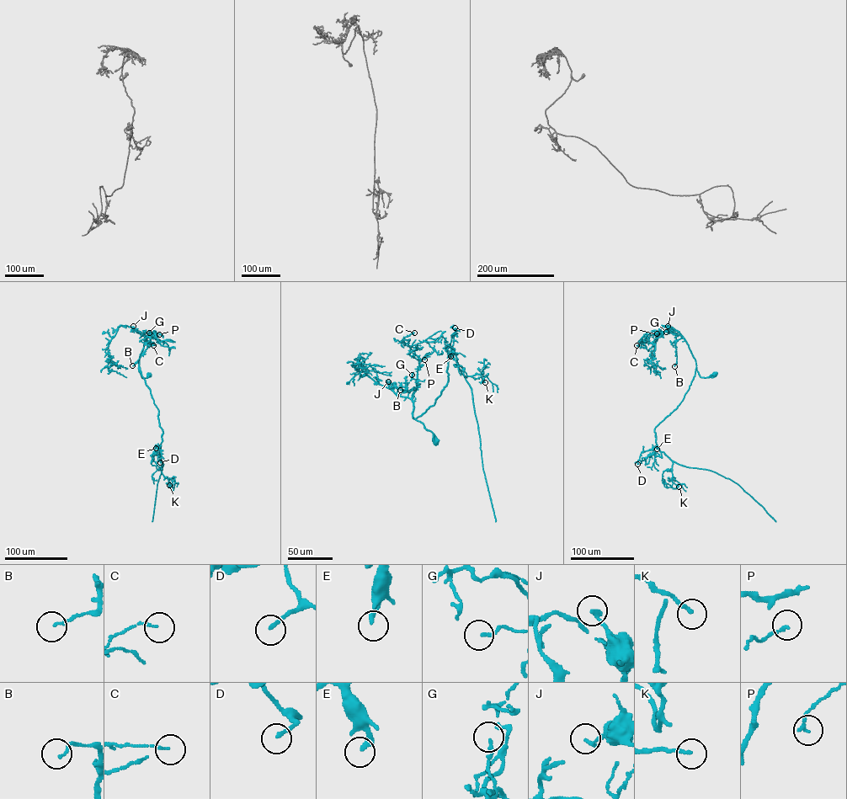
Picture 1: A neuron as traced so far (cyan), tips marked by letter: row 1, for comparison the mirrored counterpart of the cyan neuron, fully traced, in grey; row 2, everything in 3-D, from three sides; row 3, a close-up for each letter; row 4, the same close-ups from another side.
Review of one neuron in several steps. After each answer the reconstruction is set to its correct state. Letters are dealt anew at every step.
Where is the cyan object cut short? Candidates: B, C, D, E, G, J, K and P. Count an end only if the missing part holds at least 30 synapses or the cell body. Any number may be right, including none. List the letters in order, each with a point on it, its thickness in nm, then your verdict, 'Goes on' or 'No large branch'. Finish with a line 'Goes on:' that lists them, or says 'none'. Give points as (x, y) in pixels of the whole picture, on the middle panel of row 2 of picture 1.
B: Place: (400, 390). Thickness 130 nm. No large branch
C: Place: (414, 332). Thickness 110 nm. No large branch
D: Place: (455, 327). Thickness 170 nm. No large branch
E: Place: (450, 356). Thickness 240 nm. No large branch
G: Place: (412, 375). Thickness 140 nm. No large branch
J: Place: (388, 381). Thickness 190 nm. No large branch
K: Place: (485, 382). Thickness 180 nm. No large branch
P: Place: (424, 359). Thickness 160 nm. No large branch
Goes on: none

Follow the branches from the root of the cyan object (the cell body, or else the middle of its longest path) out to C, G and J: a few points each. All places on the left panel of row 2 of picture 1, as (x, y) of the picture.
C: (149, 374), (142, 378), (138, 367), (145, 337), (152, 331), (156, 332), (151, 332), (146, 343), (153, 345)
G: (149, 374), (147, 377), (142, 378), (138, 368), (145, 337), (149, 332)
J: (149, 374), (143, 378), (139, 371), (139, 357), (145, 338), (133, 326)

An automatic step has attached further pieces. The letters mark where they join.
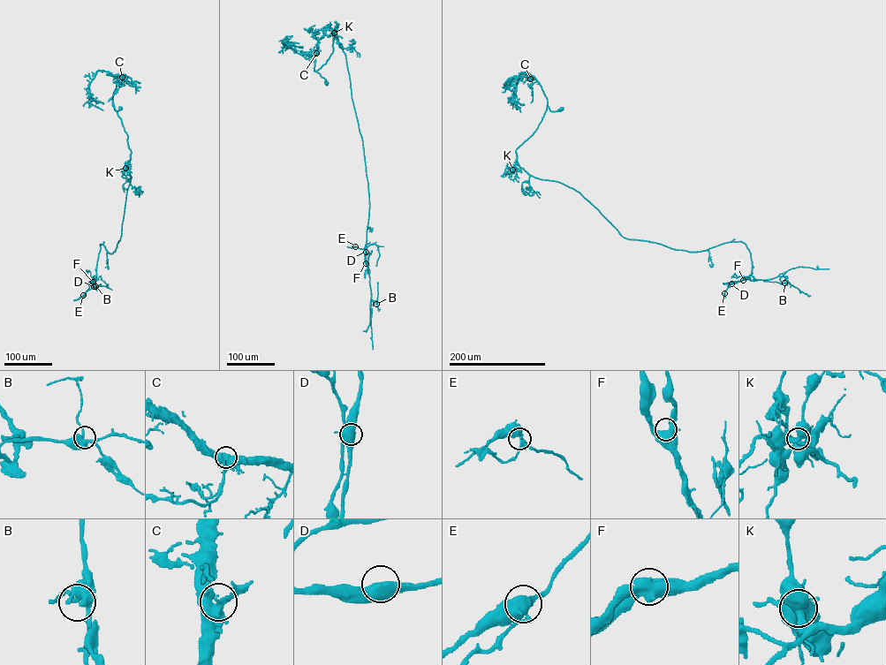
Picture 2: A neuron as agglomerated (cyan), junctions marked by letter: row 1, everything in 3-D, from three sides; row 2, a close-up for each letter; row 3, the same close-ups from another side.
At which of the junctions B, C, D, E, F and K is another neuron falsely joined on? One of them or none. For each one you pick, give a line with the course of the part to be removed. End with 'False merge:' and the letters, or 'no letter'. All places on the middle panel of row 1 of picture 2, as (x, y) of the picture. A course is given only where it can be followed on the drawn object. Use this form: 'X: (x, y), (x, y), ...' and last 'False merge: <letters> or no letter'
False merge: K

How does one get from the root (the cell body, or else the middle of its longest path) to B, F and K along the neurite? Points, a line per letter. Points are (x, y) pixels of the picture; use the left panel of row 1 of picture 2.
B: (120, 108), (115, 110), (112, 102), (127, 135), (131, 177), (115, 251), (100, 244), (95, 286)
F: (120, 108), (115, 110), (112, 102), (127, 135), (131, 177), (120, 240), (110, 253), (100, 244), (93, 282)
K: (120, 108), (115, 110), (112, 102), (127, 135), (131, 152), (125, 168)

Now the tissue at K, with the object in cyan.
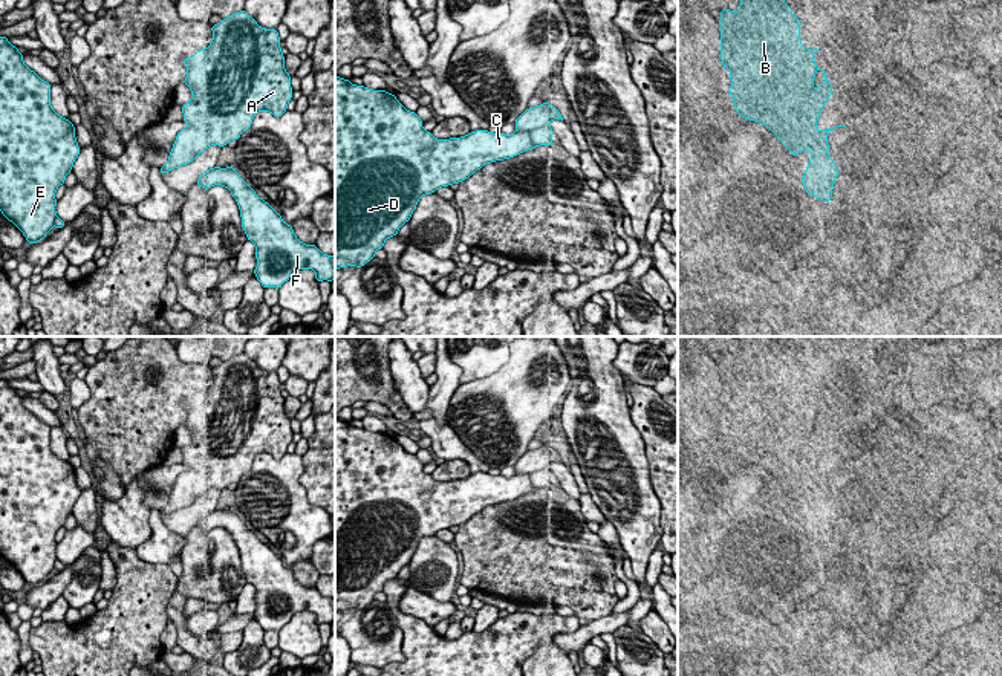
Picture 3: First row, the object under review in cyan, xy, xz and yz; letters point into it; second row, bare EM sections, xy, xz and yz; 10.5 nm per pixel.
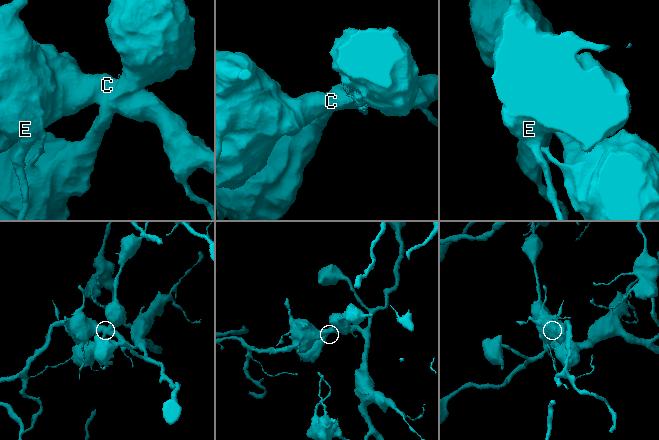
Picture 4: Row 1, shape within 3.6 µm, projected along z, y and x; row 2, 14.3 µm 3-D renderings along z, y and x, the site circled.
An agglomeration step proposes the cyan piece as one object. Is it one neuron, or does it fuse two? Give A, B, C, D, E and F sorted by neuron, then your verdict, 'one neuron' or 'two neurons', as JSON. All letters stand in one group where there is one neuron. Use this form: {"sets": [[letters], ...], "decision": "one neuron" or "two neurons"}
{"sets": [["A", "B"], ["C", "D", "E", "F"]], "decision": "two neurons"}

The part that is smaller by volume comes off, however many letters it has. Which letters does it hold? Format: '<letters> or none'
A, B

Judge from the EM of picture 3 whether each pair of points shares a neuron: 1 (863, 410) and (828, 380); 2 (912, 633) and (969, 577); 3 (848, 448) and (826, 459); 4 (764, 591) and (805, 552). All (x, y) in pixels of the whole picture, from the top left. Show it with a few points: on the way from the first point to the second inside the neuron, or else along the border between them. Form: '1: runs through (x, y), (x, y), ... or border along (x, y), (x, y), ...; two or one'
1: runs through (854, 406), (837, 389); one
2: runs through (926, 620), (955, 591); one
3: runs through (843, 450), (831, 458); one
4: runs through (780, 600), (806, 580), (805, 569); one

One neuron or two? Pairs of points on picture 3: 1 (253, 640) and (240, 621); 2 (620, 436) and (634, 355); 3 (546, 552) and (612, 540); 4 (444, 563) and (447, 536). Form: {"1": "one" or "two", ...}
{"1": "two", "2": "two", "3": "two", "4": "two"}

